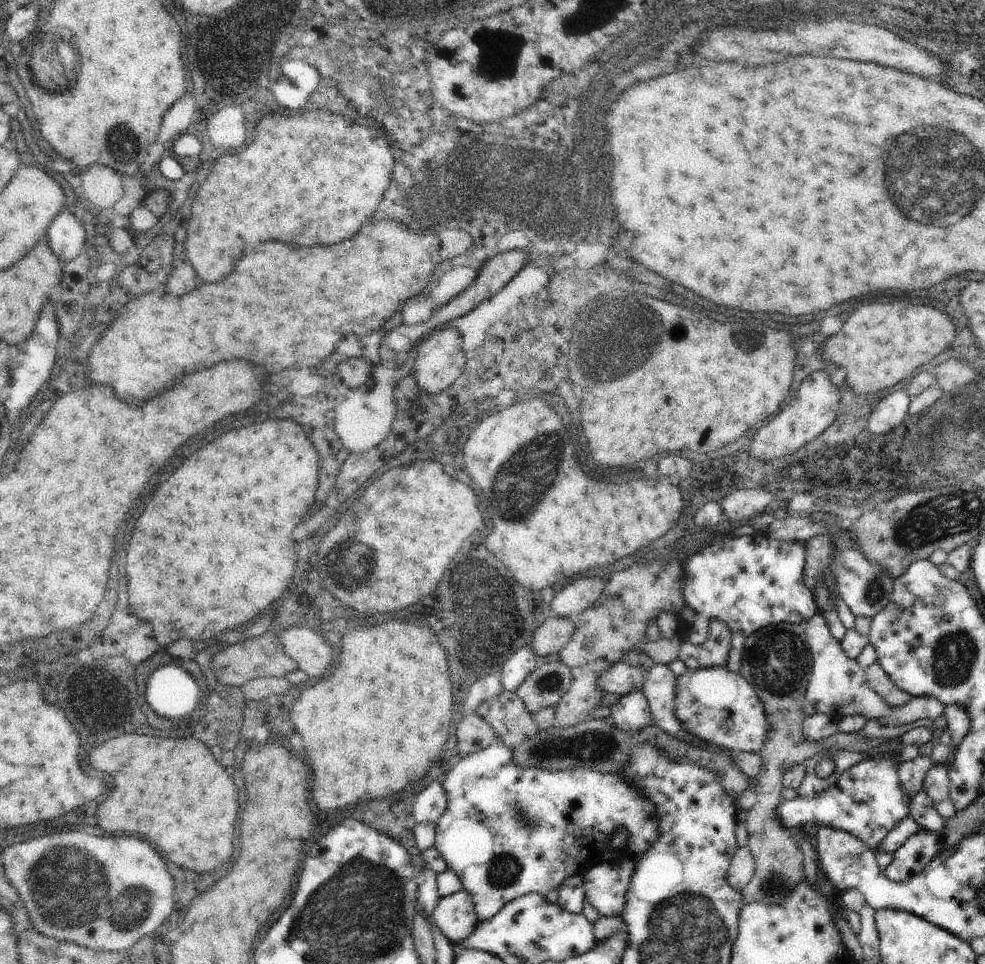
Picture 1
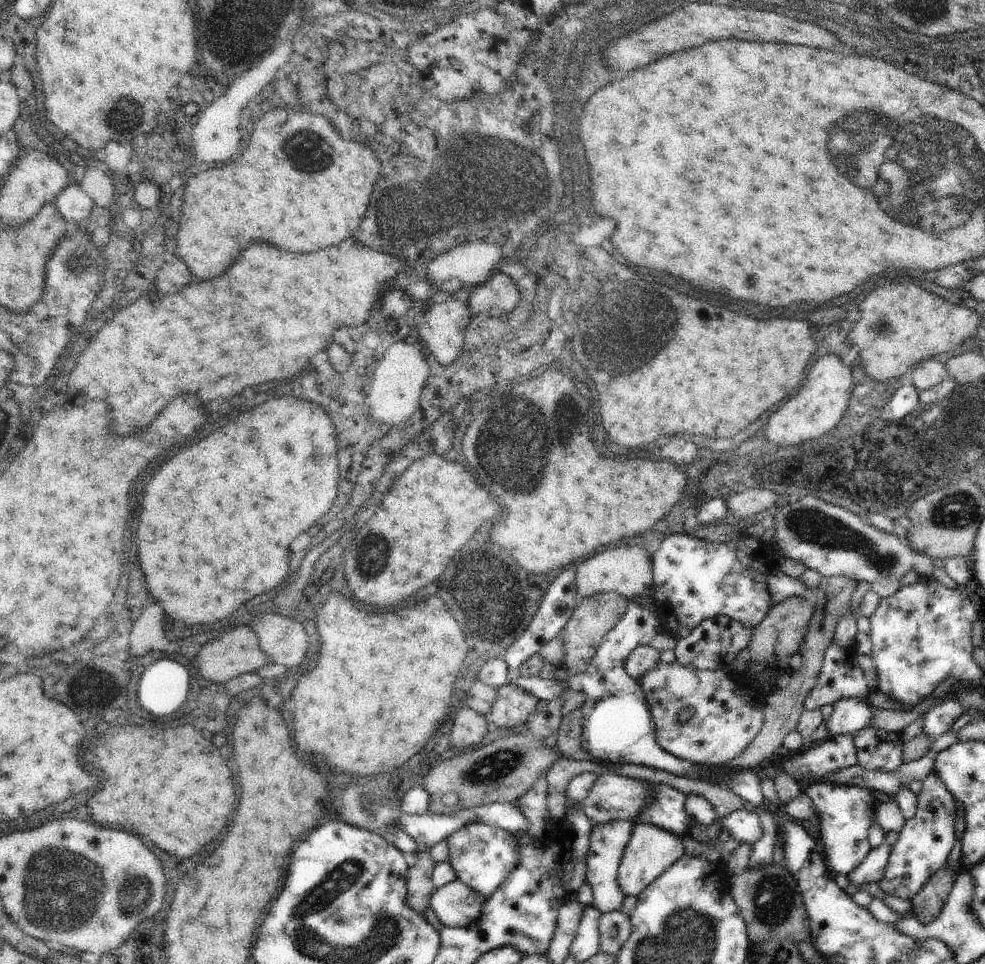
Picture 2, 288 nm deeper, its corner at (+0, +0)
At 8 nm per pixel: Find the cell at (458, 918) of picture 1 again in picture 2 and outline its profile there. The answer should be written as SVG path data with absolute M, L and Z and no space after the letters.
M453 880L439 888L429 902L443 928L465 928L471 926L485 906L485 896L471 890L467 884Z

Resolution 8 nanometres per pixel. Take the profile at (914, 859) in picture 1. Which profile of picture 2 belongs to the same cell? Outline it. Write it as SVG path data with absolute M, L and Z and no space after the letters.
M931 766L931 772L923 780L923 788L917 796L917 810L911 820L907 820L897 836L897 842L891 846L885 876L879 886L885 894L911 902L911 898L923 888L923 884L947 862L947 856L953 848L953 810L955 796L947 790L943 780L937 776L937 770Z

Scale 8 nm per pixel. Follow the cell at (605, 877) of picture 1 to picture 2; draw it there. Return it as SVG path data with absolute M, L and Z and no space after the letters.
M637 824L631 832L631 838L623 850L623 858L617 868L617 886L625 896L639 896L657 876L661 876L673 862L677 862L685 854L683 836L675 836L651 824Z

